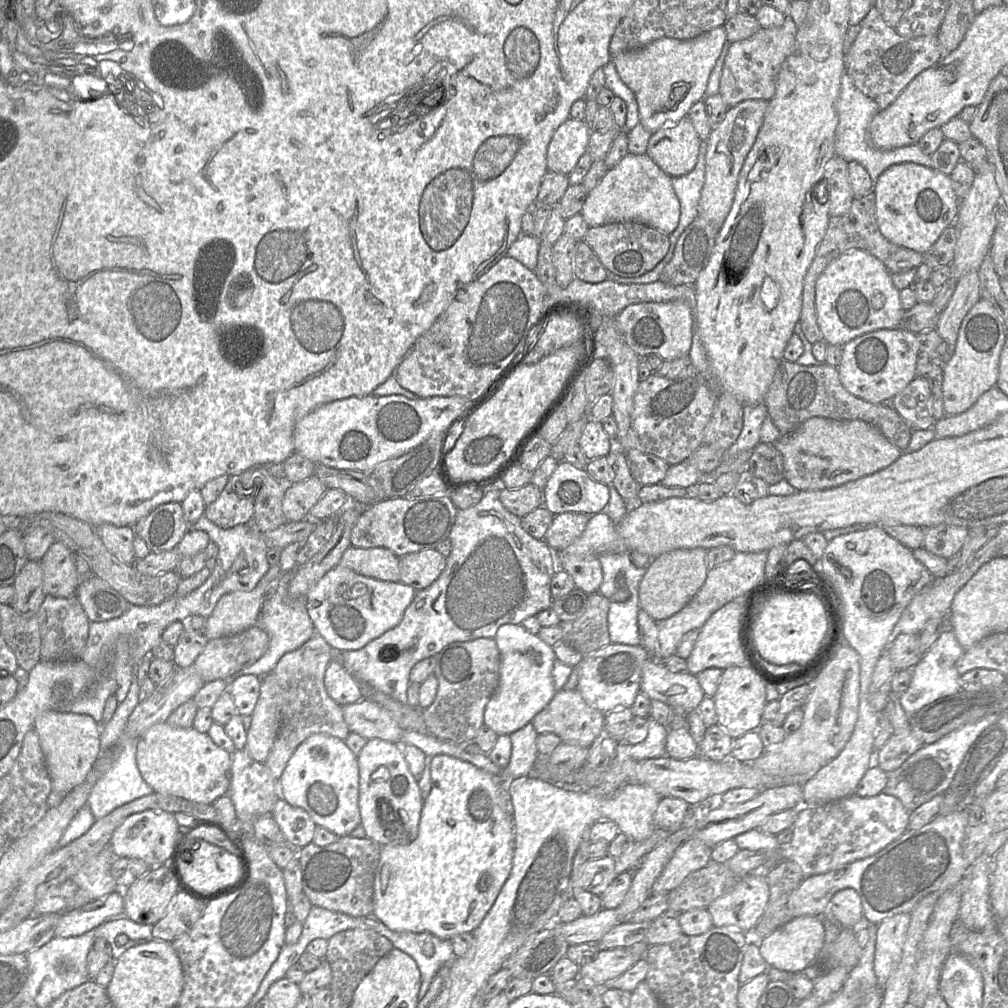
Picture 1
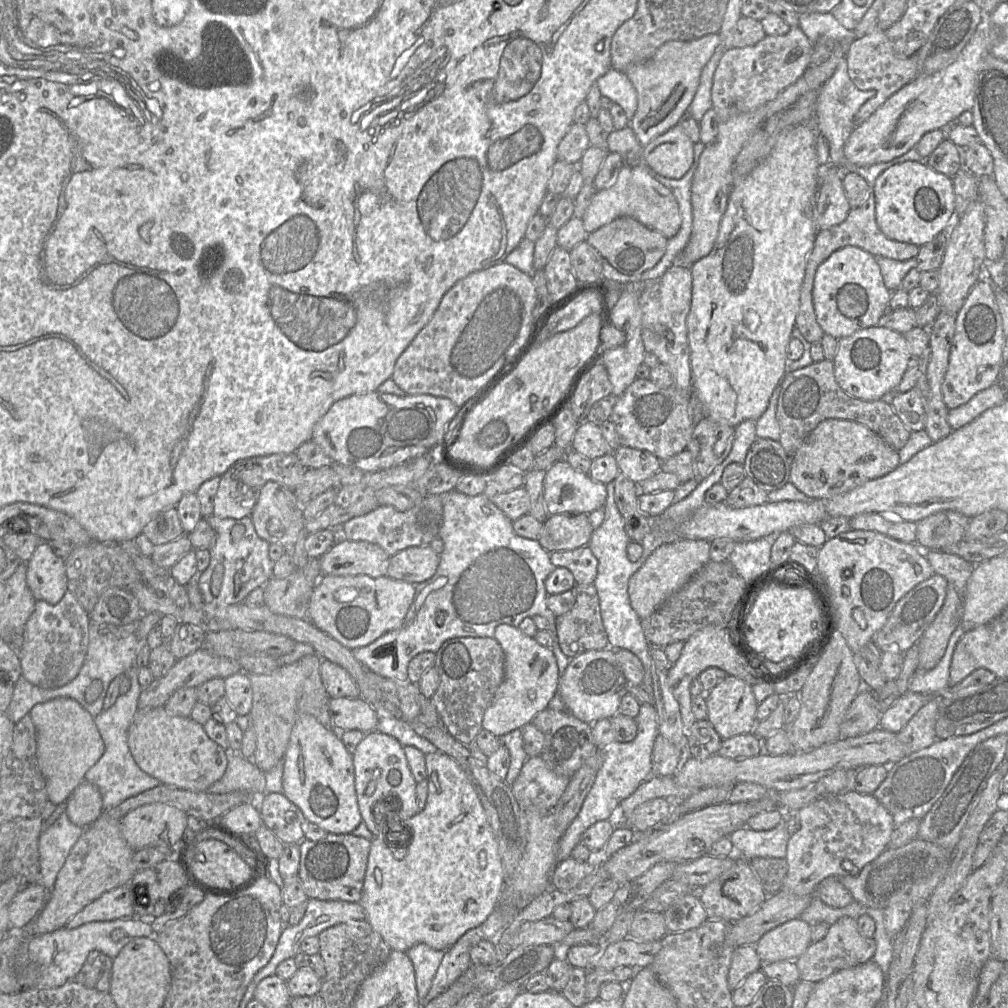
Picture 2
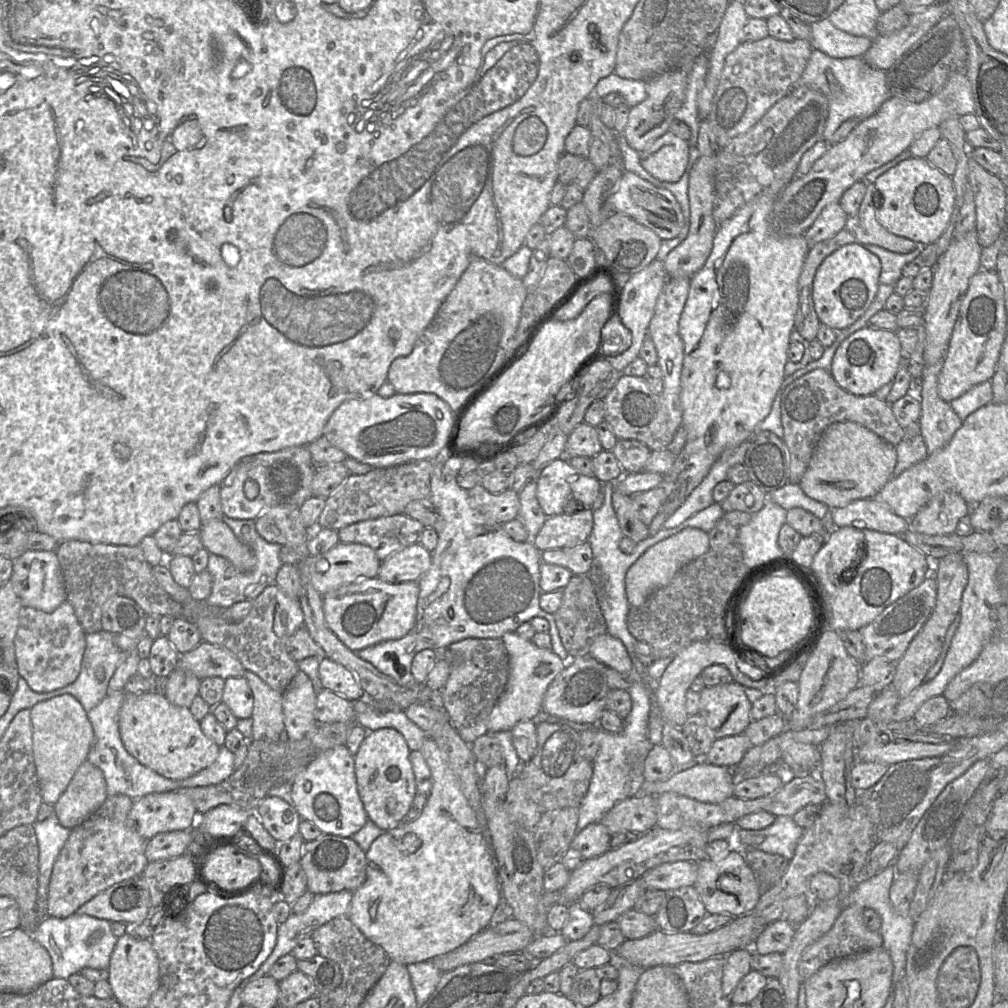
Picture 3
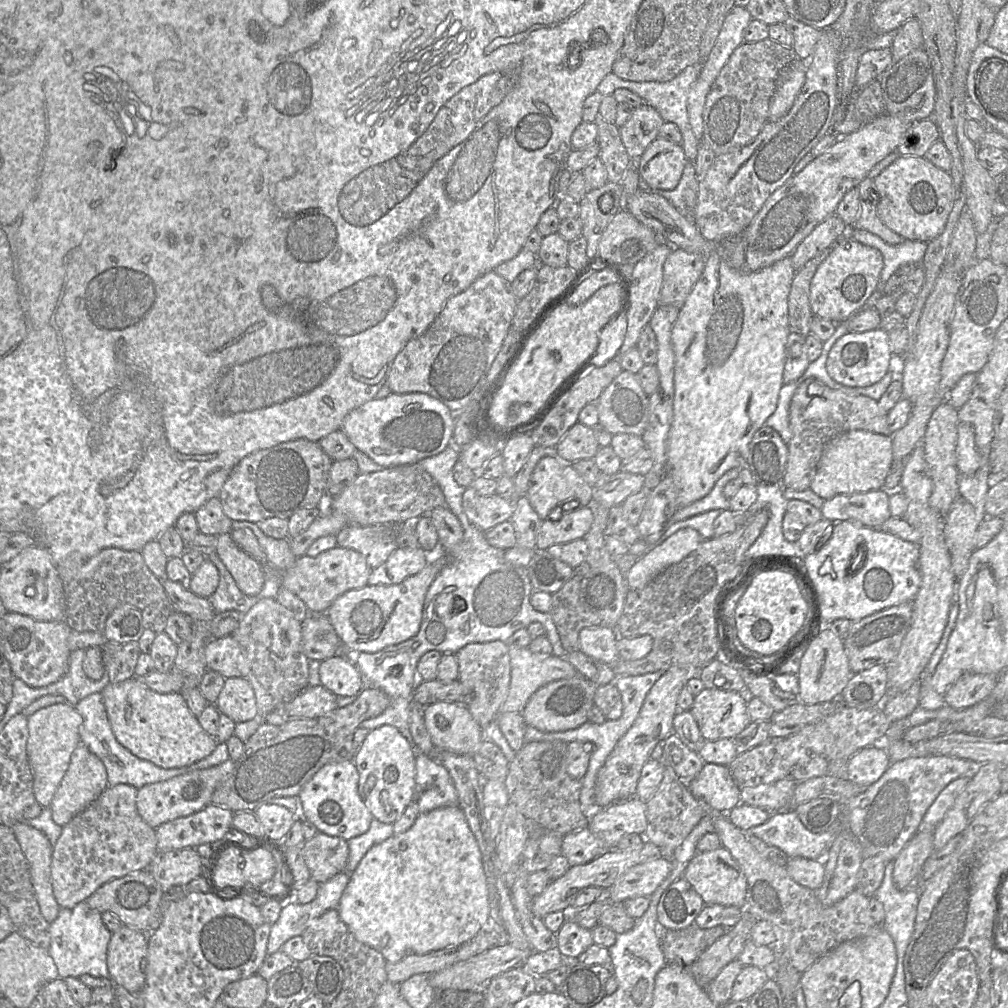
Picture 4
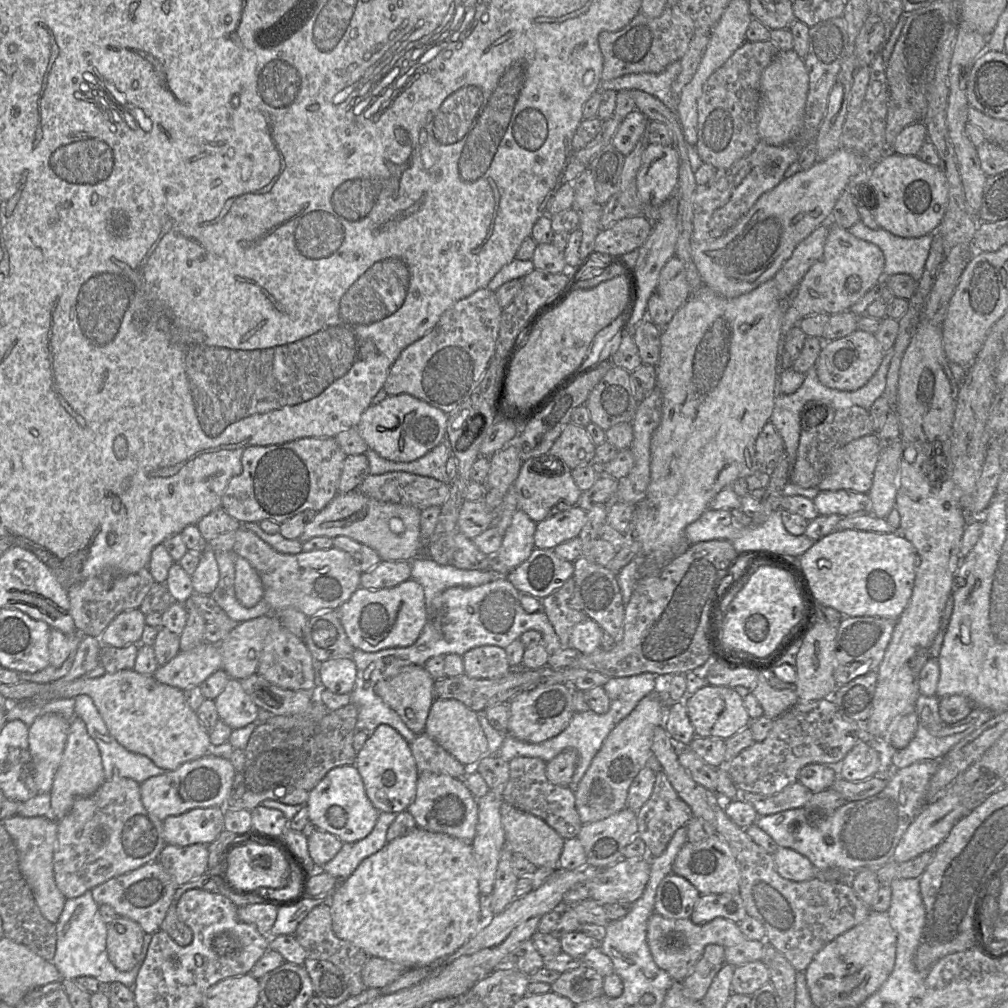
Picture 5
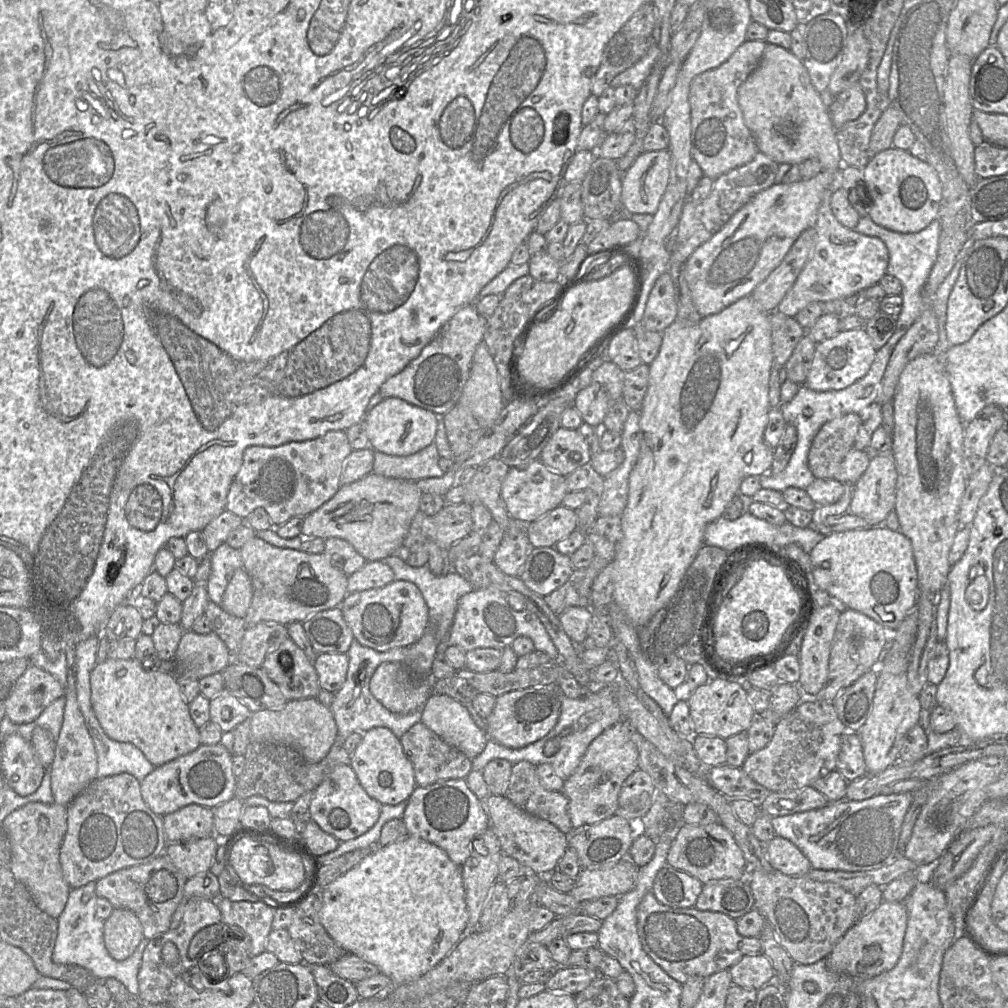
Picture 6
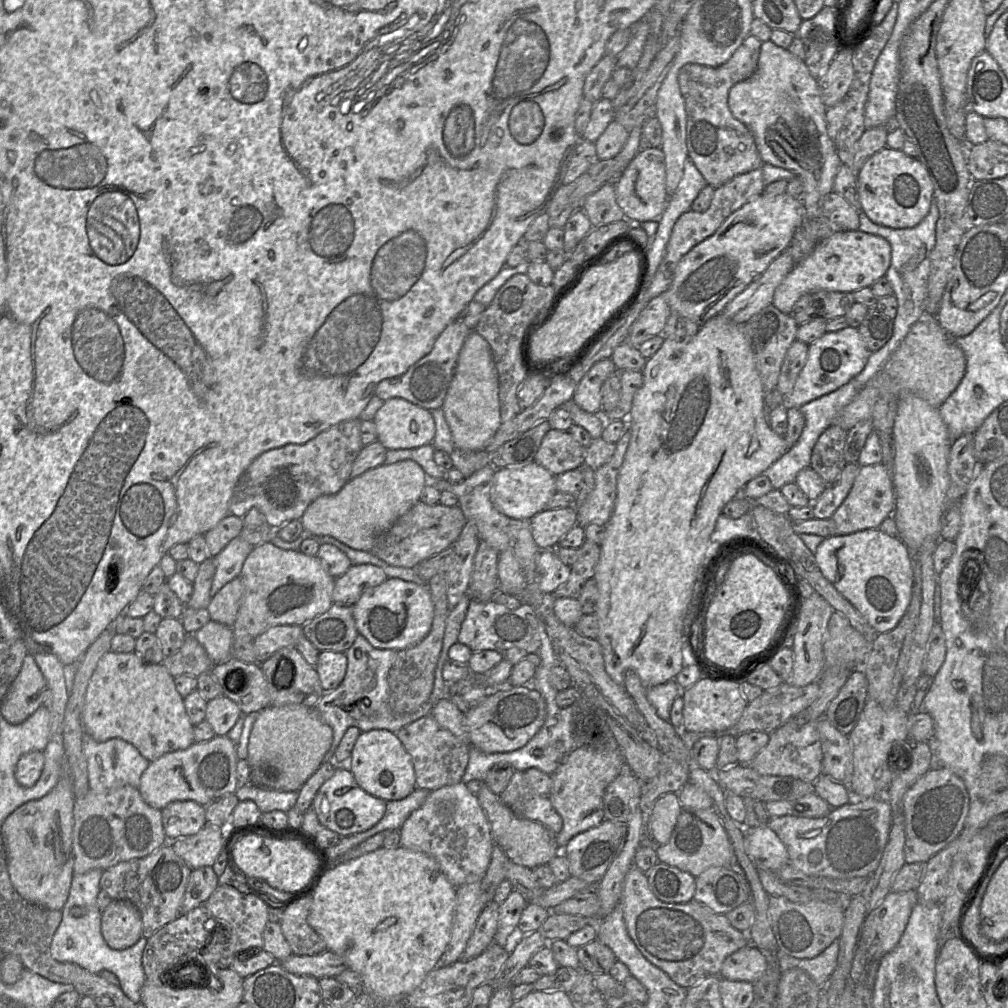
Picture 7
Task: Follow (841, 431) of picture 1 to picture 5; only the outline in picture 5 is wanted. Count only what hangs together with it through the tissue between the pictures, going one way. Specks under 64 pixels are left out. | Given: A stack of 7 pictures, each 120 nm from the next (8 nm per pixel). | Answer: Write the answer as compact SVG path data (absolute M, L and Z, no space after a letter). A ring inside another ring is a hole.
M875 432L834 449L816 487L819 491L846 489L867 493L881 451L882 445Z

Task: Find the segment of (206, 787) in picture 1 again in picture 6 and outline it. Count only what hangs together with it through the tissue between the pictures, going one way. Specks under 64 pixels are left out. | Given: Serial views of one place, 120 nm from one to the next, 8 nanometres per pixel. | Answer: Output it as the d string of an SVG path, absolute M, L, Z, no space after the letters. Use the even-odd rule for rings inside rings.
M133 657L110 659L97 663L90 673L91 704L106 735L119 742L129 742L138 747L155 767L195 751L200 745L199 728L190 715L188 702L184 699L177 678L173 673L158 667L145 669ZM30 664L4 699L5 715L15 724L29 723L62 696L64 687L50 673Z

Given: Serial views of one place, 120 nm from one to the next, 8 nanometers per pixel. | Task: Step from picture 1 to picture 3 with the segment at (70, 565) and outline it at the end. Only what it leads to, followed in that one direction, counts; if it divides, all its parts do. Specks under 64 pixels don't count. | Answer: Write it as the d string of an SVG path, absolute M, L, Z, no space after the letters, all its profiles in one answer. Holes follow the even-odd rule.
M26 550L13 560L9 583L23 607L32 607L43 612L53 612L66 600L65 582L54 551Z

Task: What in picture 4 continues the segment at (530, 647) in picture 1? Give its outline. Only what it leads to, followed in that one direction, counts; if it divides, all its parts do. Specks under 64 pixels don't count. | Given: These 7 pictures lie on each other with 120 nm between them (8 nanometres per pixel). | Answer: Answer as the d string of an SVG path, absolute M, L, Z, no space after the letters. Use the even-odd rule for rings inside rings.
M509 645L510 655L510 685L507 697L498 710L498 715L506 712L521 713L529 698L540 687L556 680L570 679L578 674L578 671L565 657L551 655L536 655L529 648L521 648Z

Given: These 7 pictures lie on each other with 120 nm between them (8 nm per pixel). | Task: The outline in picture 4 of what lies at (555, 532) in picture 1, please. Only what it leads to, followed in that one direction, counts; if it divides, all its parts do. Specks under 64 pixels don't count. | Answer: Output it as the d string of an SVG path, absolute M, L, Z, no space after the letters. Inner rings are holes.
M593 504L591 506L581 507L572 511L562 511L562 517L557 521L552 521L549 518L543 520L536 541L536 550L547 550L550 546L563 544L574 541L576 539L583 539L591 529L594 522Z

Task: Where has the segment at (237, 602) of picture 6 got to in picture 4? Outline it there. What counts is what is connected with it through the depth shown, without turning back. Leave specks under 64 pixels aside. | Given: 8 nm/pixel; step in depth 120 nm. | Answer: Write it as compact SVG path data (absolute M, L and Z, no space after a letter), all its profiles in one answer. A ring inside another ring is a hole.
M231 533L217 536L216 554L231 573L241 592L254 596L262 590L265 582L262 566L237 546Z

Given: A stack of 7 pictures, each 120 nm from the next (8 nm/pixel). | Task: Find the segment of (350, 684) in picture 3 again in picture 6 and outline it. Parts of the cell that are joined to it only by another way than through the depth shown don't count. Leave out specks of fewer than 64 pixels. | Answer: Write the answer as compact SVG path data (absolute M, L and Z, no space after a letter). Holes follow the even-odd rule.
M347 653L318 654L313 663L320 688L332 693L338 692L347 677L349 667Z

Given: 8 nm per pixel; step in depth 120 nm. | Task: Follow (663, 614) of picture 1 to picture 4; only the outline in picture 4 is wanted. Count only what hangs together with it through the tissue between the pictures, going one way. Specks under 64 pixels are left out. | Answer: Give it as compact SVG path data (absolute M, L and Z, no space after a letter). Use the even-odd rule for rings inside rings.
M679 529L635 562L626 574L629 589L644 588L659 573L694 551L702 541L697 530Z

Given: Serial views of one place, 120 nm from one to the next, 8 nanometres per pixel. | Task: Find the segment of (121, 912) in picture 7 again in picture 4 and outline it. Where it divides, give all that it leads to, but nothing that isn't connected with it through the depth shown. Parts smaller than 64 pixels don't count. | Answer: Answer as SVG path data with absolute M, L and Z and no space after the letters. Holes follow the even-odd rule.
M129 926L111 933L107 950L107 967L115 985L137 995L145 984L148 943L142 931Z

